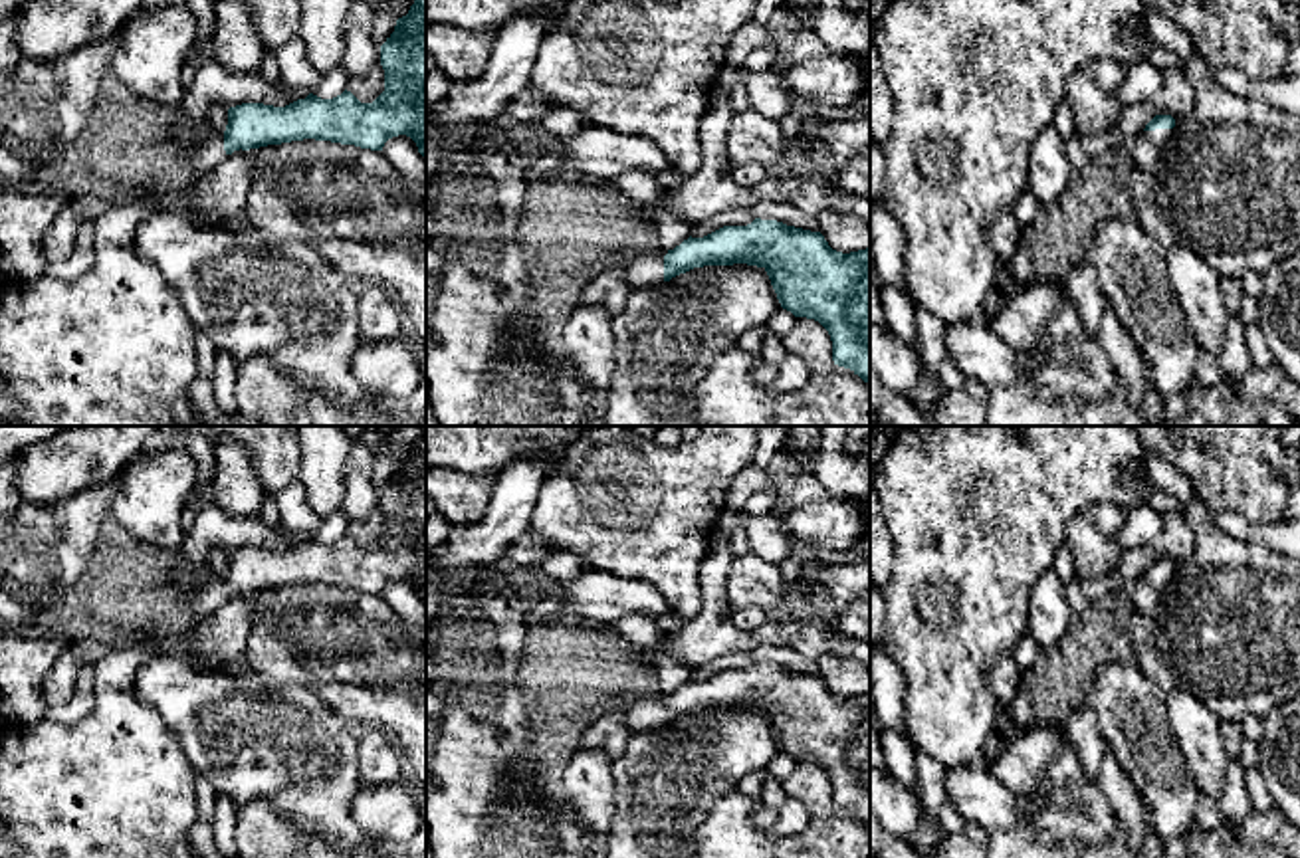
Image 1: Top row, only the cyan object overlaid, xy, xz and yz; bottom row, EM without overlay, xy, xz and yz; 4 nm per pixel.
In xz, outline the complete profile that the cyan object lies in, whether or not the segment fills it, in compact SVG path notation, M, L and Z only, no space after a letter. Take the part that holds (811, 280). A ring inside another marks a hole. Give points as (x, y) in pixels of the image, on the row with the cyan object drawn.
M755 218L622 266L628 287L640 289L694 268L733 264L763 268L781 307L818 321L830 335L834 365L870 384L870 246L842 254L820 232Z

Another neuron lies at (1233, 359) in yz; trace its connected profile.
M1239 315L1229 317L1227 339L1219 353L1219 369L1223 376L1241 376L1252 367L1245 343L1245 329L1246 325L1239 319Z

